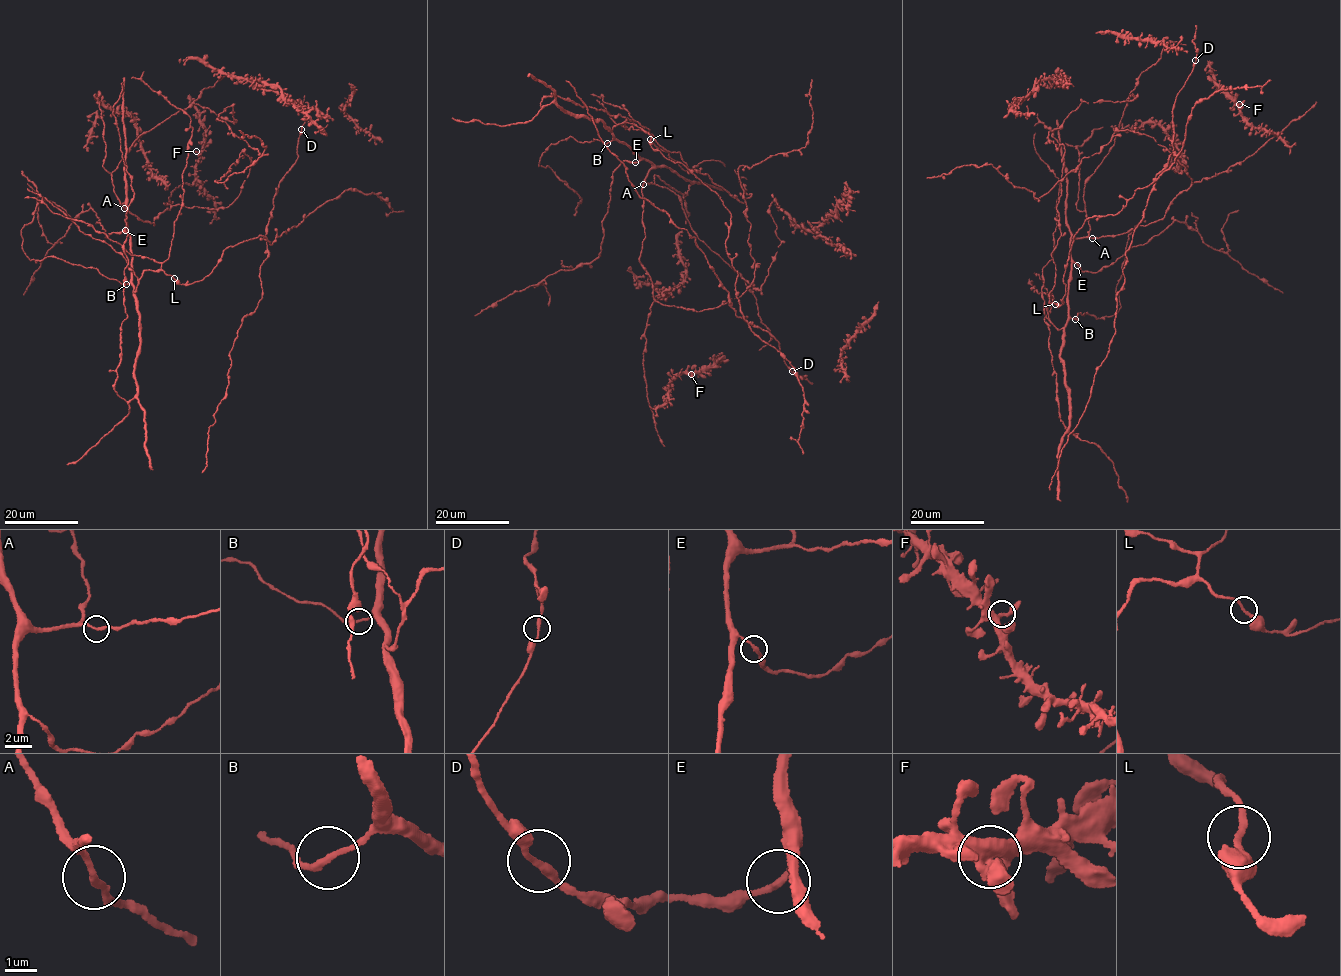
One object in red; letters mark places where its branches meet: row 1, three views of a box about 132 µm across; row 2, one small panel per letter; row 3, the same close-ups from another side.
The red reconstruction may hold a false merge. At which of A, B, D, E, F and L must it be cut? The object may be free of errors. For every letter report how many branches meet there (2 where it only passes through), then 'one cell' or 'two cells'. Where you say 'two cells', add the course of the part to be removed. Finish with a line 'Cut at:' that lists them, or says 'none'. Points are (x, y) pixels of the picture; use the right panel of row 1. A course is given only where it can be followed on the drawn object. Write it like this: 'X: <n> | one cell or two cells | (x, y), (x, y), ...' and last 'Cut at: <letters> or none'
A: 2 | one cell
B: 2 | one cell
D: 2 | one cell
E: 2 | one cell
F: 2 | one cell
L: 2 | one cell
Cut at: none

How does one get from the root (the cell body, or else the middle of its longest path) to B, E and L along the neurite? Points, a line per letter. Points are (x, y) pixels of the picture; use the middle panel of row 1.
B: (630, 148), (616, 139), (607, 143)
E: (630, 148), (639, 157), (636, 162)
L: (630, 148), (612, 137), (614, 126), (623, 122), (635, 124), (648, 132), (651, 139)

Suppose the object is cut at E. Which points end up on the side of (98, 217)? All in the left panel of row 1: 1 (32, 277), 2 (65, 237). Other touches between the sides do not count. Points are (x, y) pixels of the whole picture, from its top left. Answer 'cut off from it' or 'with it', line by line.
1: with it
2: with it

